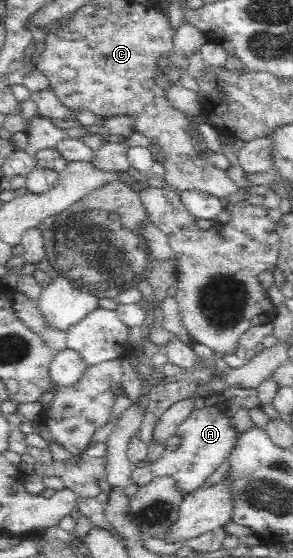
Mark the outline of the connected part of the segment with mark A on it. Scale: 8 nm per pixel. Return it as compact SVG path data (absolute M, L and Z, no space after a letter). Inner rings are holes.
M226 400L215 406L195 410L179 428L176 428L176 433L166 440L165 450L159 460L133 467L131 484L142 487L161 476L170 476L175 482L175 487L185 496L199 488L224 460L228 460L231 448L238 438L227 411Z

